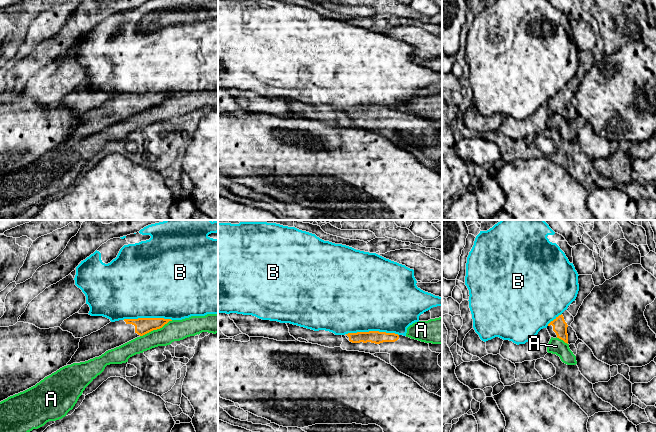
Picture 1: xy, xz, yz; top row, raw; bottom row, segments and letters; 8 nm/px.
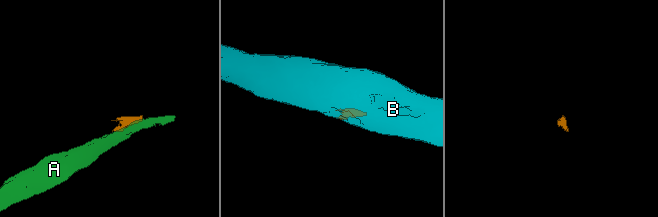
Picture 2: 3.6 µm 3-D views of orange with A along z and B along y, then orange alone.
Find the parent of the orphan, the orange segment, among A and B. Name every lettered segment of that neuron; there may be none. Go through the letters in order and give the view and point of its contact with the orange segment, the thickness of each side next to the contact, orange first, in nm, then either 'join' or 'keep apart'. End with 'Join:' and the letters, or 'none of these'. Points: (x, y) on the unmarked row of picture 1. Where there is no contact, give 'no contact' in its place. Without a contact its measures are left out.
A: xy (156, 105) | 130/170 nm | keep apart
B: xz (372, 107) | 100/500 nm | keep apart
Join: none of these

